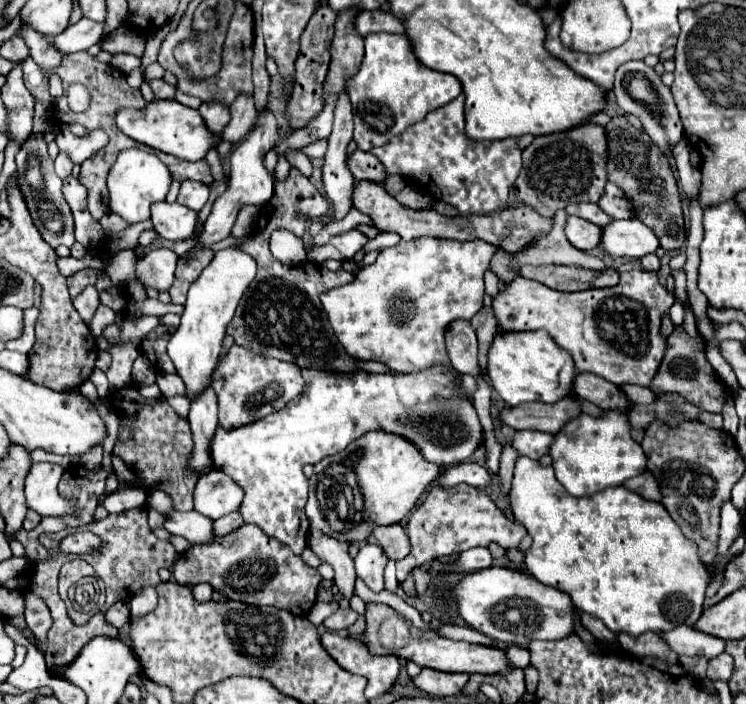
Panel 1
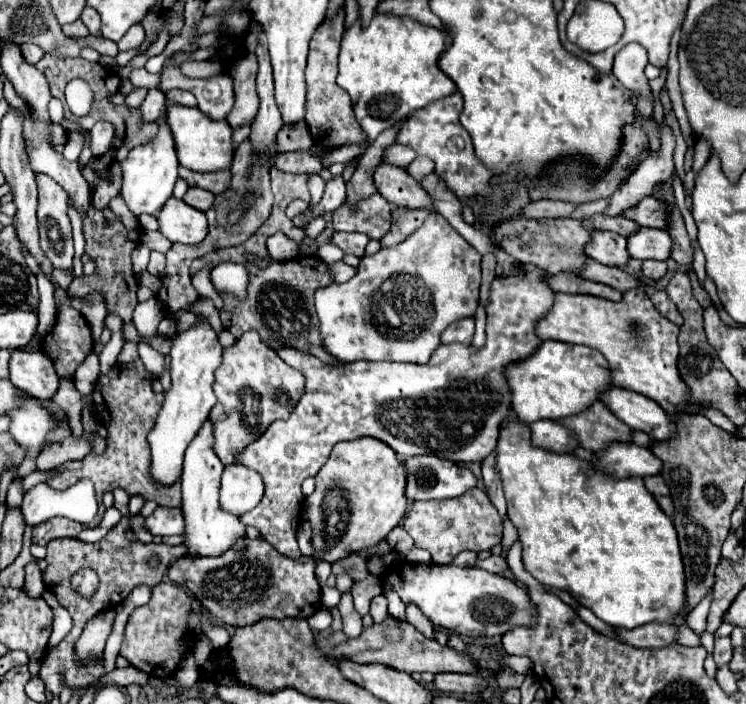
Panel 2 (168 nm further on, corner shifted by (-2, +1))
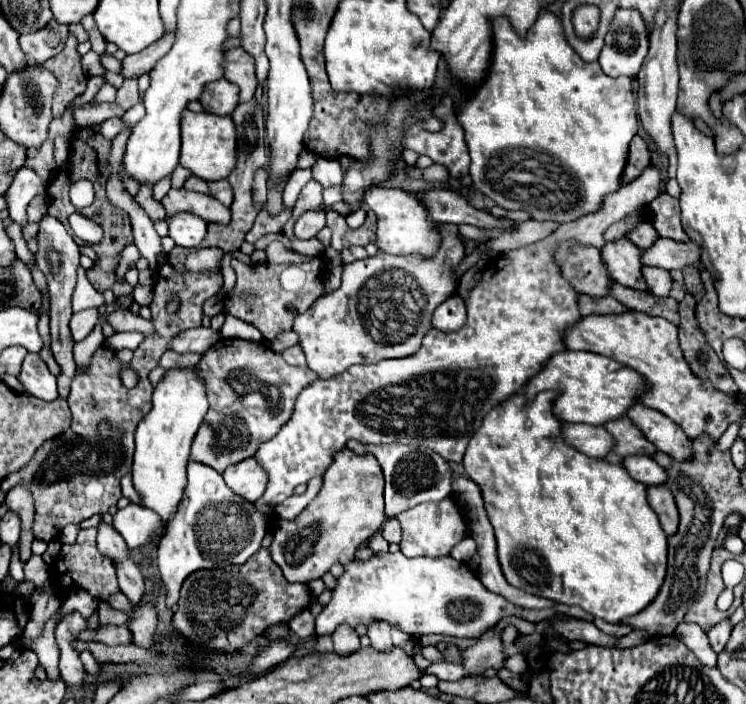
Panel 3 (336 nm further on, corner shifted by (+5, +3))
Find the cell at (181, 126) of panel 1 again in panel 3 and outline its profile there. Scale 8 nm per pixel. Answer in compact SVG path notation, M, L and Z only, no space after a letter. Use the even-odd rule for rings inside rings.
M184 110L180 130L182 130L180 166L188 168L194 176L200 176L206 182L228 178L228 174L234 170L236 164L236 130L232 118Z

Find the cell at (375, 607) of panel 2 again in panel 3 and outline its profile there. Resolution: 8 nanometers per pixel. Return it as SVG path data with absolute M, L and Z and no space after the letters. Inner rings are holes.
M370 622L368 624L368 638L372 640L372 646L376 650L390 650L392 640L390 640L390 624L388 622Z

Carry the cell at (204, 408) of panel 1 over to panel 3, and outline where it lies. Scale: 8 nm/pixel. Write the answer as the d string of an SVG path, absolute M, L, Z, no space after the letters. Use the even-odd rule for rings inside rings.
M188 462L188 484L172 522L168 522L164 538L158 542L158 570L166 588L166 604L172 608L178 602L180 584L184 578L200 568L240 566L246 562L266 536L264 514L260 514L252 502L246 502L238 494L232 494L224 486L222 476L200 462Z

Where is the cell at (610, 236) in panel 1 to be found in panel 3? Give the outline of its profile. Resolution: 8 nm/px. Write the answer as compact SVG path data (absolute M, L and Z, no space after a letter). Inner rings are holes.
M658 238L648 250L642 250L640 260L648 266L680 270L684 266L696 266L696 262L700 260L700 248L694 242L682 244L676 240Z

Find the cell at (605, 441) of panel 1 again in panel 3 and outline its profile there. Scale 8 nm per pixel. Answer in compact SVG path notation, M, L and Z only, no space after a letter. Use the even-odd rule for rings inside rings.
M632 454L632 458L624 458L622 466L626 468L626 472L634 480L638 480L638 482L642 482L646 486L650 486L650 484L664 484L666 478L668 478L664 468L658 466L654 458L648 458L644 454Z

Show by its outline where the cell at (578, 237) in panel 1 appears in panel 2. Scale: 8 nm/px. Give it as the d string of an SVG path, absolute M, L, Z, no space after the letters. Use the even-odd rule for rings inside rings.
M593 232L593 244L587 244L587 256L605 266L623 268L629 262L627 240L615 232Z

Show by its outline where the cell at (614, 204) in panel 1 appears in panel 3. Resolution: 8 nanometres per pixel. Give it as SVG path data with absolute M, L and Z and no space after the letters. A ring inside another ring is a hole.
M662 192L650 202L650 222L656 228L658 236L672 238L676 242L690 242L680 224L680 206L678 200Z

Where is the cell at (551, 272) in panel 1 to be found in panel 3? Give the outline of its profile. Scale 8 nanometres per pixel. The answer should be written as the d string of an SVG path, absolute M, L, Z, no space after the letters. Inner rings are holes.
M578 294L578 308L582 316L588 314L618 314L624 312L626 306L620 304L616 298L608 296L608 298L592 298L588 294Z

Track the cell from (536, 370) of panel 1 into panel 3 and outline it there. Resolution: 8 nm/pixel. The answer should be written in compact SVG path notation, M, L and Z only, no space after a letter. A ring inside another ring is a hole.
M562 350L548 358L542 370L532 380L528 380L524 386L524 396L528 404L542 390L556 390L558 396L552 402L552 412L560 422L584 422L600 426L608 420L624 416L644 388L644 380L634 370L628 370L628 366L612 358L582 350Z

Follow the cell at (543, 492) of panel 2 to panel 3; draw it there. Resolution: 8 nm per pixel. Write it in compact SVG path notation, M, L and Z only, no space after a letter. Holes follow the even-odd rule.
M540 392L532 400L530 406L526 406L522 394L514 394L512 398L502 402L498 408L494 408L482 420L480 430L472 436L472 440L468 444L468 450L464 454L462 464L466 468L466 474L482 490L484 508L488 512L488 518L490 518L492 526L494 526L494 534L496 534L496 540L498 540L498 558L500 558L500 566L502 566L502 572L504 572L506 580L512 586L522 588L530 594L552 598L552 600L568 604L568 606L580 606L588 614L592 614L594 618L602 618L610 624L620 624L624 618L634 616L640 610L644 610L644 606L652 604L654 598L656 598L656 592L660 592L660 586L664 584L664 578L666 578L666 548L668 548L666 534L660 526L660 520L656 518L656 512L648 506L646 486L636 482L634 478L630 478L630 474L622 468L622 464L608 464L604 460L590 458L590 456L578 452L576 448L564 444L564 440L560 438L560 422L556 422L556 418L552 416L554 396L556 396L556 392Z

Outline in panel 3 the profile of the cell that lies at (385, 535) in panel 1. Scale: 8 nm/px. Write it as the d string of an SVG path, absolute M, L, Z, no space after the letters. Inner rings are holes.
M390 518L390 520L384 522L384 526L382 526L382 536L384 536L388 542L400 542L400 538L402 538L402 528L400 528L400 524L398 524L396 518Z

